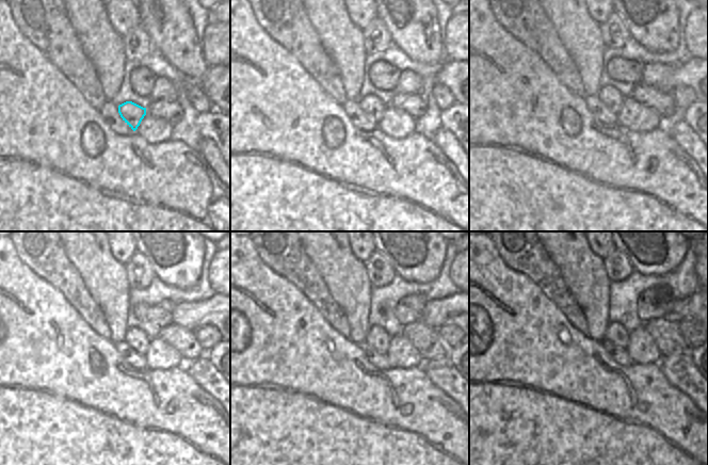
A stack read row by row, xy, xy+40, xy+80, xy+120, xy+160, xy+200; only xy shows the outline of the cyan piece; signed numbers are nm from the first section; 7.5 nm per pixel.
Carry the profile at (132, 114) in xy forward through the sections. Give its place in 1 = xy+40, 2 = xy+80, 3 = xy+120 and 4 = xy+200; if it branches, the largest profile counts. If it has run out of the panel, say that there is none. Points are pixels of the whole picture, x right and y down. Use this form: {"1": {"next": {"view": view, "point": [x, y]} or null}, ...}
{"1": {"next": {"view": "xy+40", "point": [371, 105]}}, "2": {"next": {"view": "xy+80", "point": [610, 96]}}, "3": {"next": {"view": "xy+120", "point": [134, 337]}}, "4": {"next": {"view": "xy+200", "point": [615, 333]}}}

